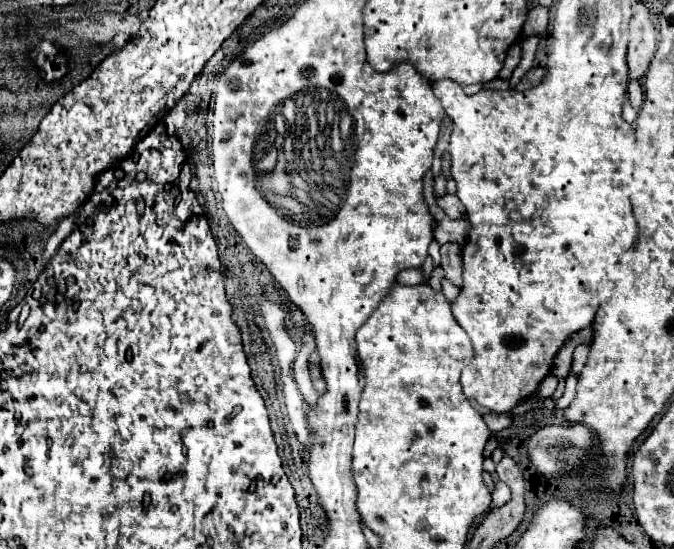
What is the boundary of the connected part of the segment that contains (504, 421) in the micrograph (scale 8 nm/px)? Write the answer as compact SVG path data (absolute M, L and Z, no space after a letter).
M487 413L487 415L483 415L483 419L491 431L507 429L513 423L513 415L509 415L509 413Z

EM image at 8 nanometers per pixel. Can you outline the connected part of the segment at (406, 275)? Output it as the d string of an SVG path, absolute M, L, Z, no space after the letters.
M421 267L419 269L409 269L409 271L405 269L403 273L399 273L397 283L401 283L401 285L419 285L419 283L423 283Z

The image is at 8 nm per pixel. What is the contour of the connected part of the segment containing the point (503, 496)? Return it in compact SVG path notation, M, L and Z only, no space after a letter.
M501 483L501 487L495 487L495 491L493 491L491 509L493 509L493 507L501 507L501 505L505 505L505 503L509 501L509 497L511 497L511 491L509 491L509 487L507 487L505 483Z

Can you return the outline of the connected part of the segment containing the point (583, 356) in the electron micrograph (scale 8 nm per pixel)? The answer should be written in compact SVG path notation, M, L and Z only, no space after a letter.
M577 345L575 353L573 353L573 367L571 371L573 373L581 373L581 369L585 367L585 361L587 361L587 353L589 353L589 345Z

